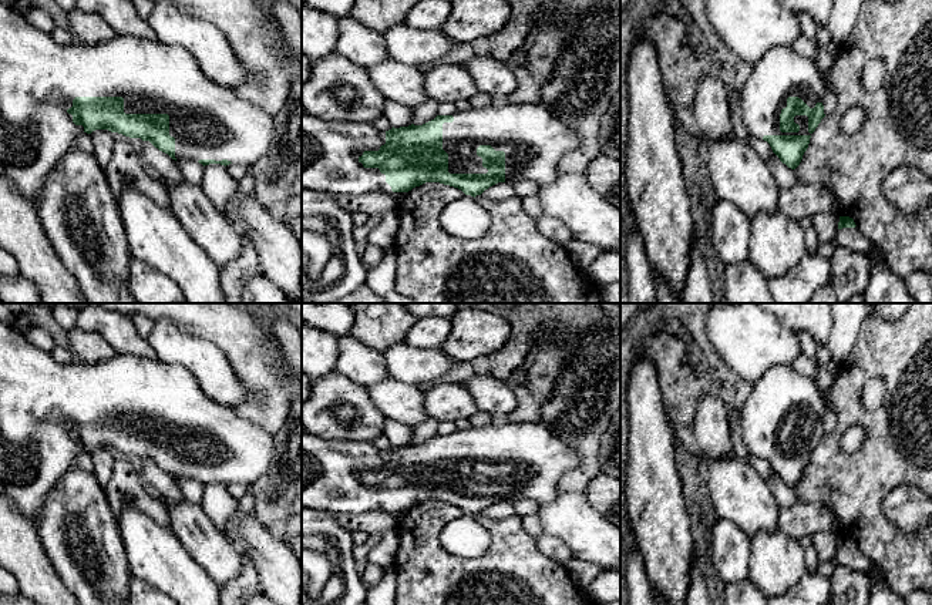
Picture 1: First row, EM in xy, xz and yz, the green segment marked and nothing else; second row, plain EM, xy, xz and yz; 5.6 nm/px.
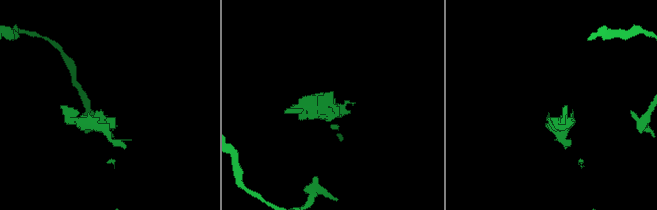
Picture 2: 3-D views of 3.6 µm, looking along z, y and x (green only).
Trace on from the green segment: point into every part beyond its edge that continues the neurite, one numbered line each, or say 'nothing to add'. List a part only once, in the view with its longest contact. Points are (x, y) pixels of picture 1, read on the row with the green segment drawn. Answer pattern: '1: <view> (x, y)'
1: xy (39, 77)

